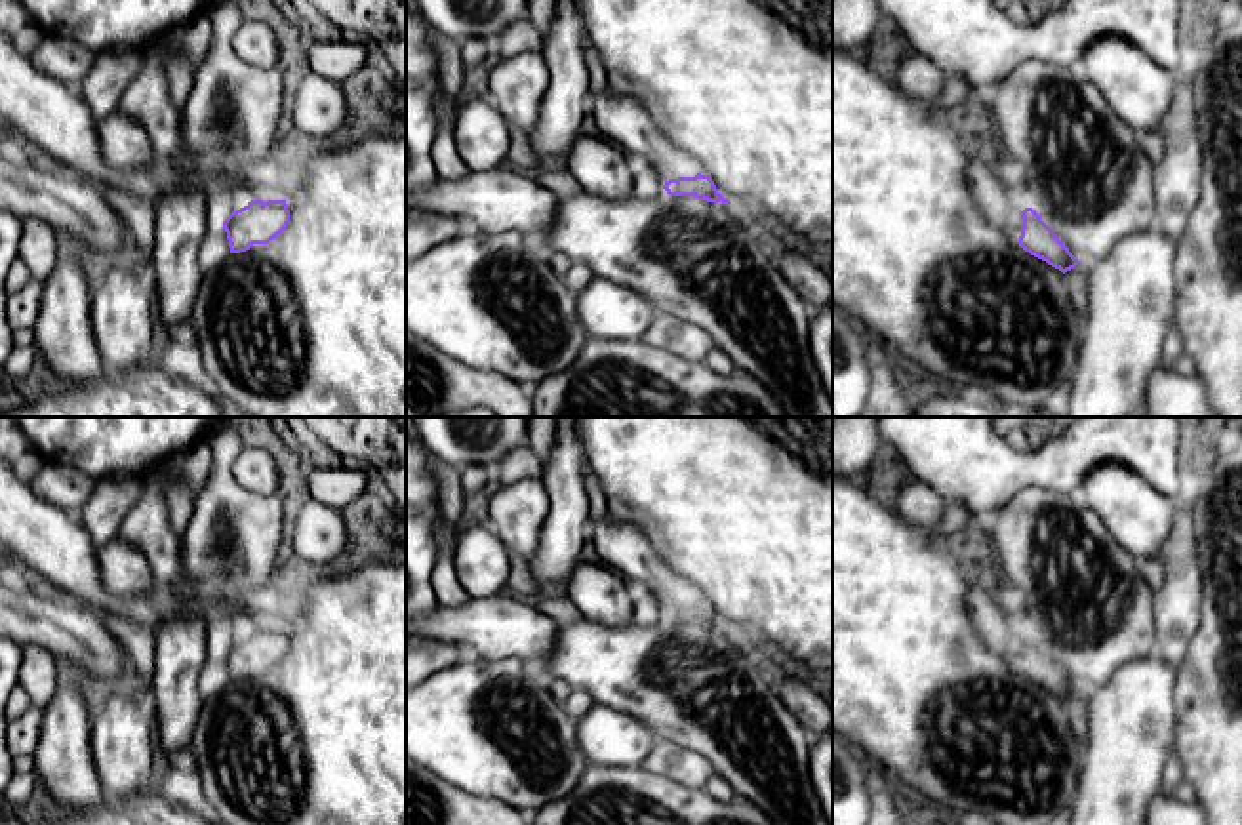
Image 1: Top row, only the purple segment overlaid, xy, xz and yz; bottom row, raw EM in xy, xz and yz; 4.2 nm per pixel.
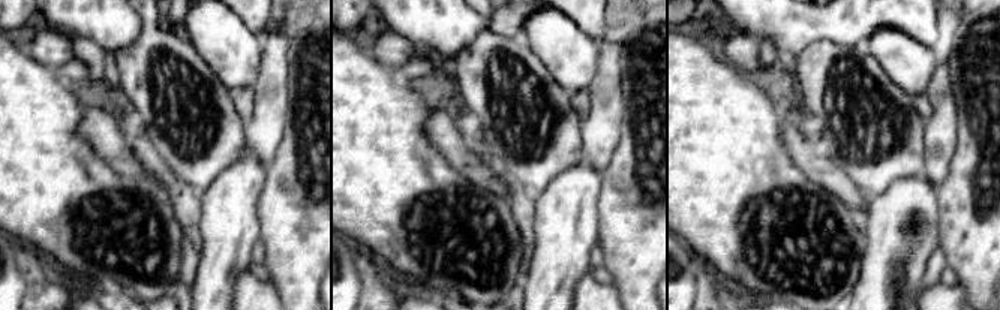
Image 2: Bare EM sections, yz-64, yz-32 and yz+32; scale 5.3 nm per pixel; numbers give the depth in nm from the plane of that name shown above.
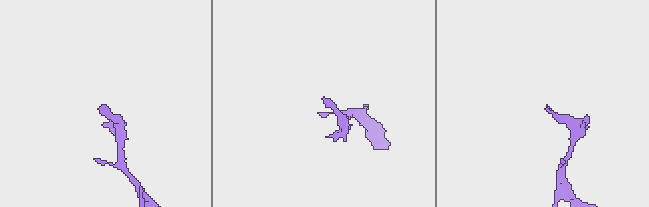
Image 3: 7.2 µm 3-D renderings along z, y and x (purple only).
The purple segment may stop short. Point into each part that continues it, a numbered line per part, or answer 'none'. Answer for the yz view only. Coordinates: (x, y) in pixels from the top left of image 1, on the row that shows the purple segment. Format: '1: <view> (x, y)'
1: yz (999, 208)

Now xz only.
1: xz (621, 120)

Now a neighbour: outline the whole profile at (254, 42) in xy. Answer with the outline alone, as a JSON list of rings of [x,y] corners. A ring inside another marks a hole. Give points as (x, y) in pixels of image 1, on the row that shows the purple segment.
[[[250,21],[236,29],[232,34],[234,53],[253,67],[276,69],[280,57],[280,46],[272,29],[265,21]]]

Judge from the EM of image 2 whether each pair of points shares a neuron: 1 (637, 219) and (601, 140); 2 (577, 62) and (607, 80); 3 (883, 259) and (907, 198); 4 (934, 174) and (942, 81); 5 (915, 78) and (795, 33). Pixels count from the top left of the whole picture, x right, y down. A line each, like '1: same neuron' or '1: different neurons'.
1: different neurons
2: different neurons
3: same neuron
4: same neuron
5: different neurons

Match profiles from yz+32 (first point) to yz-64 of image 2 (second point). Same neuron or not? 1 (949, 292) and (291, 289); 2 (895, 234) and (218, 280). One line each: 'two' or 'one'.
1: two
2: one

